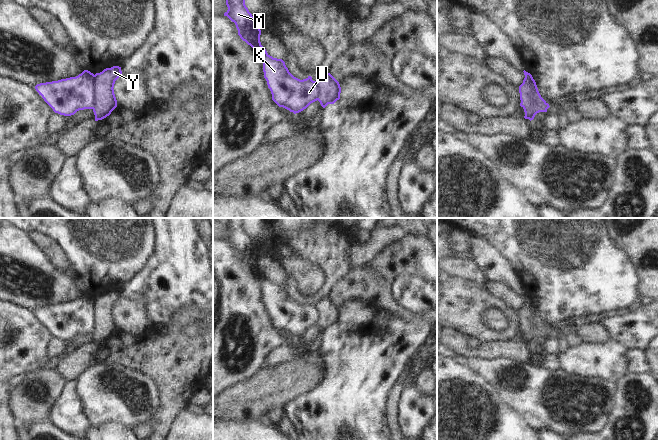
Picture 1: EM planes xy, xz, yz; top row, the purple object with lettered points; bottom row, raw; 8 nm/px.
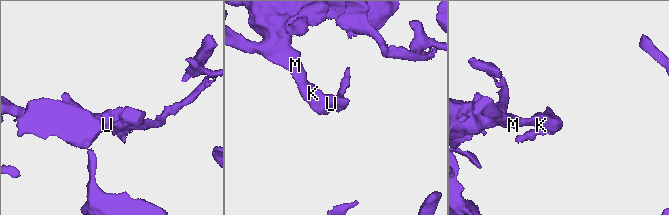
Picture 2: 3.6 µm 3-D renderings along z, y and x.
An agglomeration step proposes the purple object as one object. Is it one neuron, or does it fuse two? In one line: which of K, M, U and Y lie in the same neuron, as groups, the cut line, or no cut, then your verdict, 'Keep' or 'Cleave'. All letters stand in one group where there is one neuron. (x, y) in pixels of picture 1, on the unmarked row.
Groups: K M U / Y. Split along yz (534, 304), (530, 308), (530, 324), (535, 328). Cleave.

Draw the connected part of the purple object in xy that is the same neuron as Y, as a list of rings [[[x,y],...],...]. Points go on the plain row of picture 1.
[[[119,290],[106,292],[95,298],[96,324],[93,332],[95,345],[106,342],[117,331],[113,312],[115,305],[121,298],[122,295]]]

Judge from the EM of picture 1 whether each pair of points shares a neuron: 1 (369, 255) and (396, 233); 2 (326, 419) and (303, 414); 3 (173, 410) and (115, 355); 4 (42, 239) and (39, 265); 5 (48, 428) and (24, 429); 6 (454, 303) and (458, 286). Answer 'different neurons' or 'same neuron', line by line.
1: same neuron
2: same neuron
3: same neuron
4: different neurons
5: same neuron
6: same neuron

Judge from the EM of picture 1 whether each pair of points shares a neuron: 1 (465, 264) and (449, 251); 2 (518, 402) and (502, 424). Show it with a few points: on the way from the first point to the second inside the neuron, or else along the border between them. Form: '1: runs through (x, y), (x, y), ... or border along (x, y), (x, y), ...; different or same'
1: border along (447, 256), (463, 256), (474, 261); different
2: border along (497, 391), (503, 400), (529, 425); different

